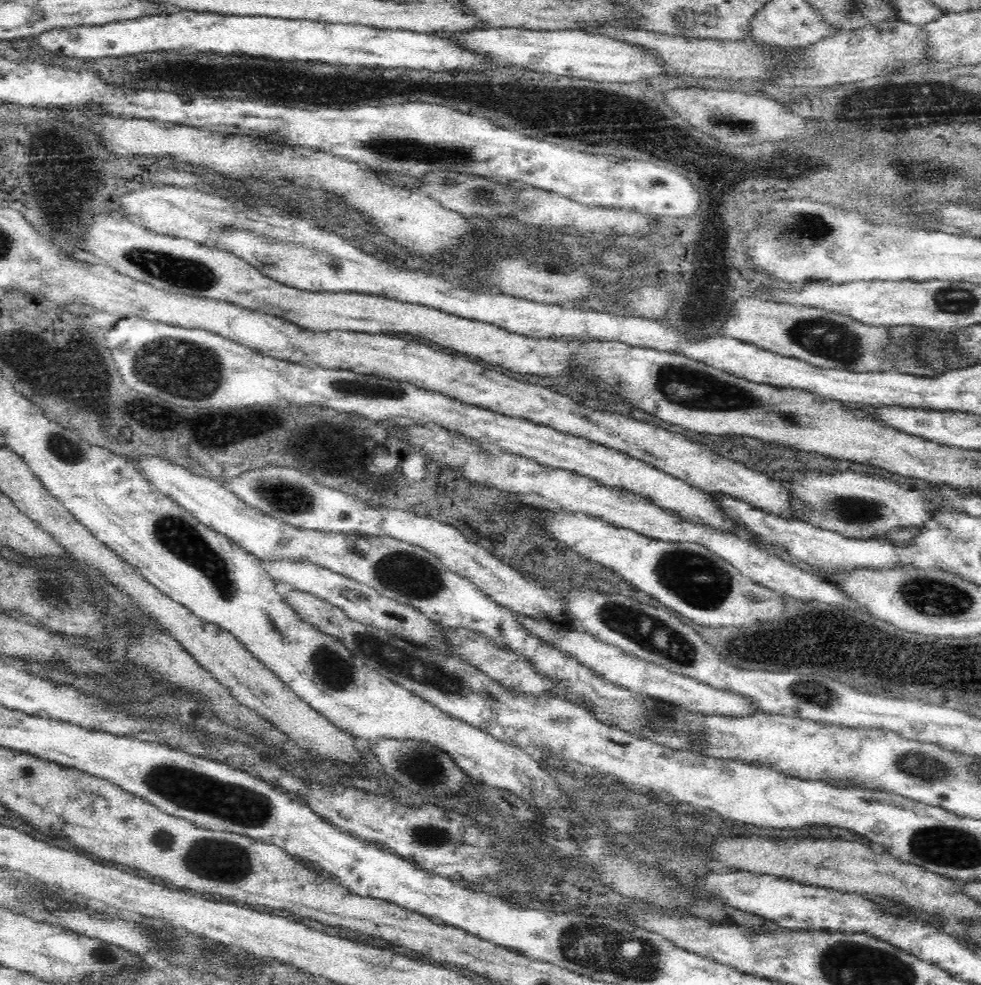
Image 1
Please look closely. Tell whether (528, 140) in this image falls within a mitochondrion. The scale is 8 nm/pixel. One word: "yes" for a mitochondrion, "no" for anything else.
no

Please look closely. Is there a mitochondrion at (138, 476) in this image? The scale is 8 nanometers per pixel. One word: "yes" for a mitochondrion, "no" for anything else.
no

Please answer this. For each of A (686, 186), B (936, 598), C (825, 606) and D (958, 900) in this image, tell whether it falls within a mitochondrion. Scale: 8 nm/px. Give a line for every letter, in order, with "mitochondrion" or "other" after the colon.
A: other
B: mitochondrion
C: other
D: other

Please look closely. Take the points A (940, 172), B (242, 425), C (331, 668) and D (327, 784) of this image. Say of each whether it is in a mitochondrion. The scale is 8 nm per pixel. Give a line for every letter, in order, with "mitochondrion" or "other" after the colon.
A: other
B: other
C: mitochondrion
D: other

